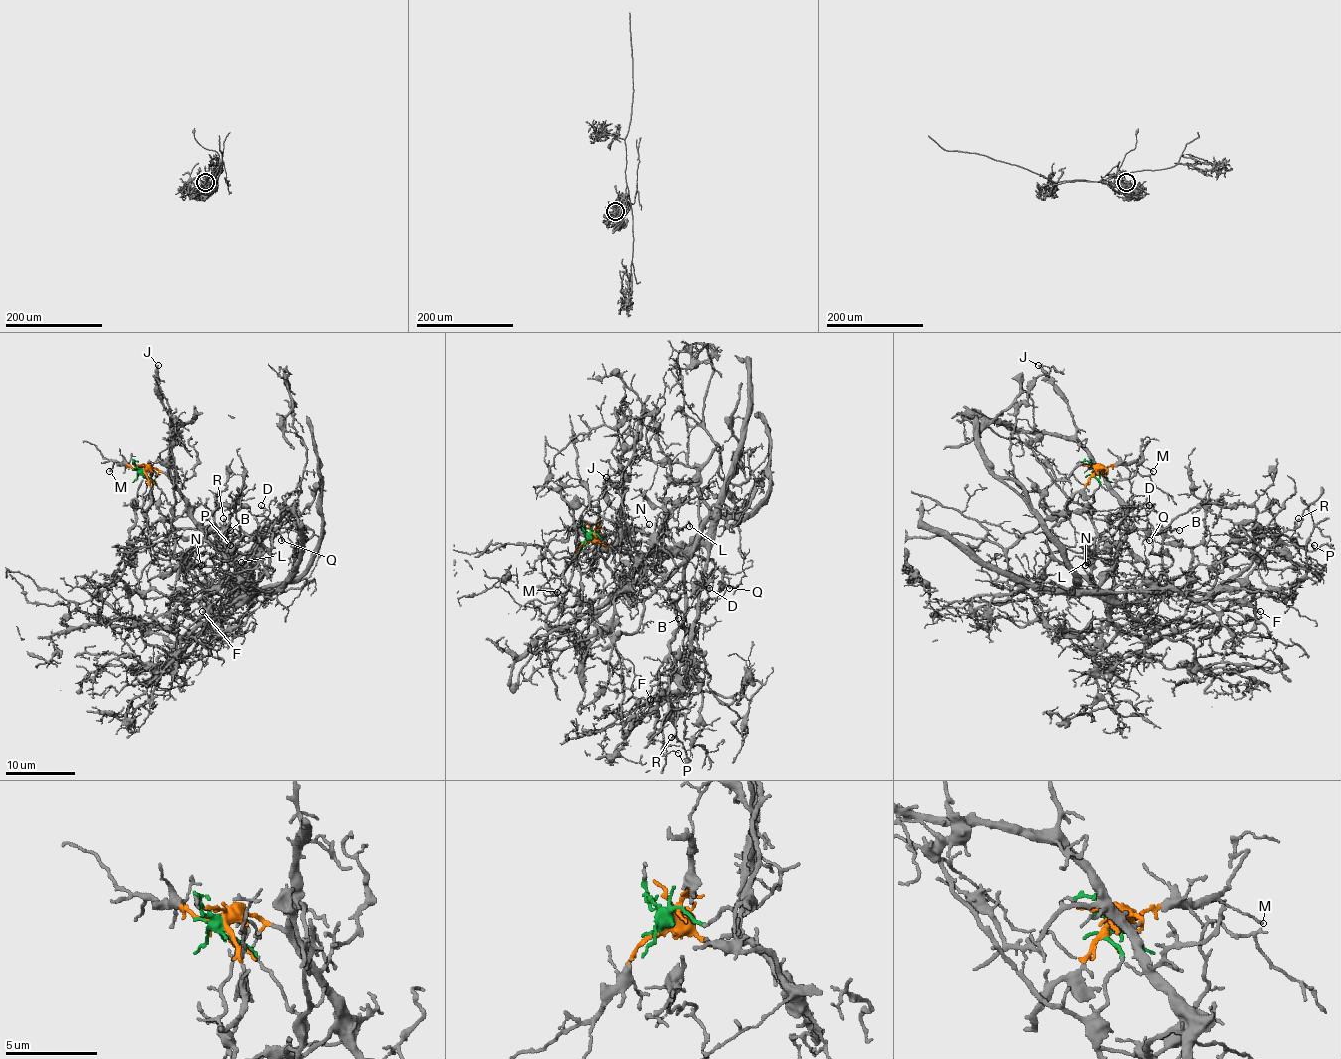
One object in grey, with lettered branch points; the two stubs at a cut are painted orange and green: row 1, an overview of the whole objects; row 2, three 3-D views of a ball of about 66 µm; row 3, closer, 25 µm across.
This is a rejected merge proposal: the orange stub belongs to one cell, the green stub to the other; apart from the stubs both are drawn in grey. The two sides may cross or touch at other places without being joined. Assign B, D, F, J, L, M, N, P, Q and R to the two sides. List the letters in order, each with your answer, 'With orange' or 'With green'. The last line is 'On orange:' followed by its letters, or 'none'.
B: With green
D: With orange
F: With green
J: With orange
L: With green
M: With orange
N: With green
P: With green
Q: With orange
R: With green
On orange: D, J, M, Q

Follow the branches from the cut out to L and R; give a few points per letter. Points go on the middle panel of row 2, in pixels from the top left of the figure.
L: (591, 537), (594, 533), (605, 538), (619, 531), (624, 535), (658, 535), (681, 528), (688, 521), (690, 526)
R: (591, 537), (655, 535), (683, 561), (684, 622), (671, 644), (679, 684), (669, 712), (676, 731), (671, 738)

